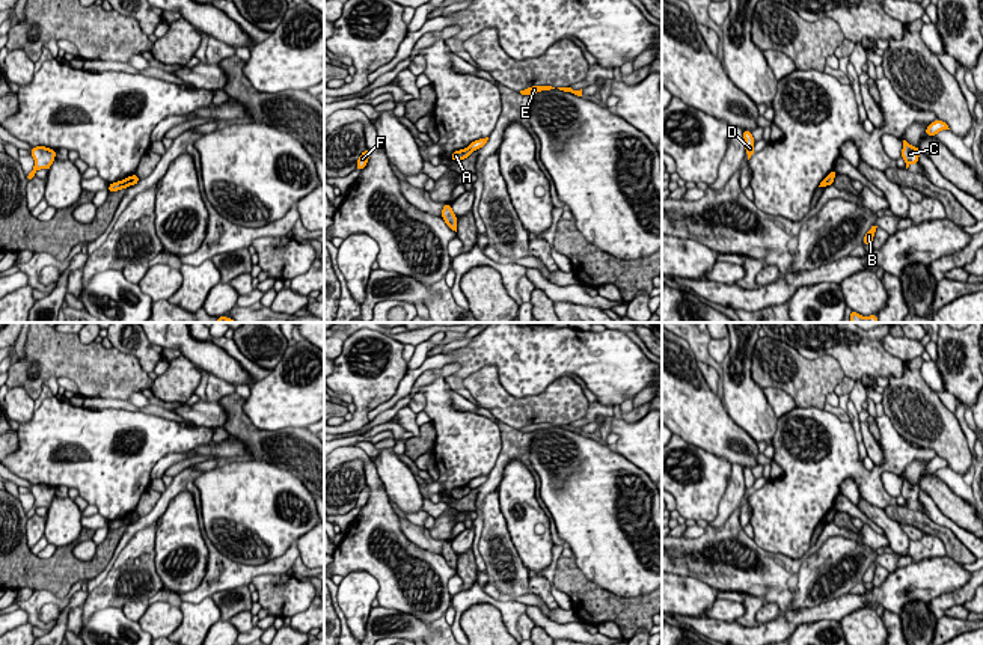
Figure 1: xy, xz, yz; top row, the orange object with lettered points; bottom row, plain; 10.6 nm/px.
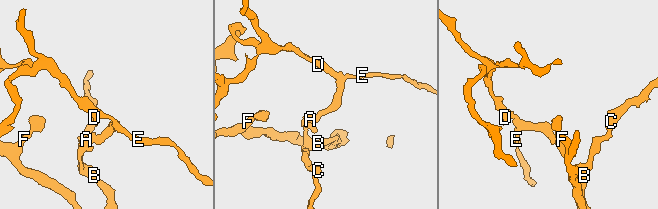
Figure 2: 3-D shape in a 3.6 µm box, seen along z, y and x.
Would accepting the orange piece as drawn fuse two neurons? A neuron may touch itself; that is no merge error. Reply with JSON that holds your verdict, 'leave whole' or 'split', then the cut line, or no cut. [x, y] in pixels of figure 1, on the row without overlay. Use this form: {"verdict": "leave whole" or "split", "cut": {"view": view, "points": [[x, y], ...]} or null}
{"verdict": "split", "cut": {"view": "xz", "points": [[466, 486], [471, 490]]}}

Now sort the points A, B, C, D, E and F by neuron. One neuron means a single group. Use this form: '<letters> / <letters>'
A B C F / D E

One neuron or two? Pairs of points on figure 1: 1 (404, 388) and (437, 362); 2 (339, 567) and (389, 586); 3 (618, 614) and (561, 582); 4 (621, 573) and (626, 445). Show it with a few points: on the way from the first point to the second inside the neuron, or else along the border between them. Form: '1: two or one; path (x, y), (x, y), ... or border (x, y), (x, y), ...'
1: one; path (410, 379), (428, 363)
2: one; path (353, 564), (371, 564), (380, 573)
3: one; path (605, 606), (594, 605), (575, 585)
4: two; border (614, 449), (646, 473)

